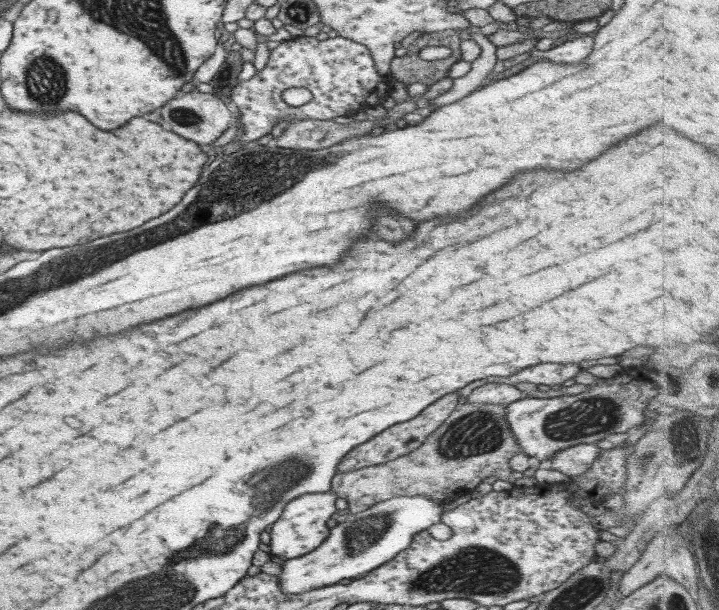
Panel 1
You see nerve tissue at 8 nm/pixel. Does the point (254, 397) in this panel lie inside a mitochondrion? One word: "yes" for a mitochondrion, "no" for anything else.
no

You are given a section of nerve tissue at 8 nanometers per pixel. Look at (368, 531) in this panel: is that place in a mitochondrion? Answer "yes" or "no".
yes

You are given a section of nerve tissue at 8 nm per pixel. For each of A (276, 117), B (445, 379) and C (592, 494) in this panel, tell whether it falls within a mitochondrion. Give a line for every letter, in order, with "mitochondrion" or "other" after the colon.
A: other
B: other
C: other

